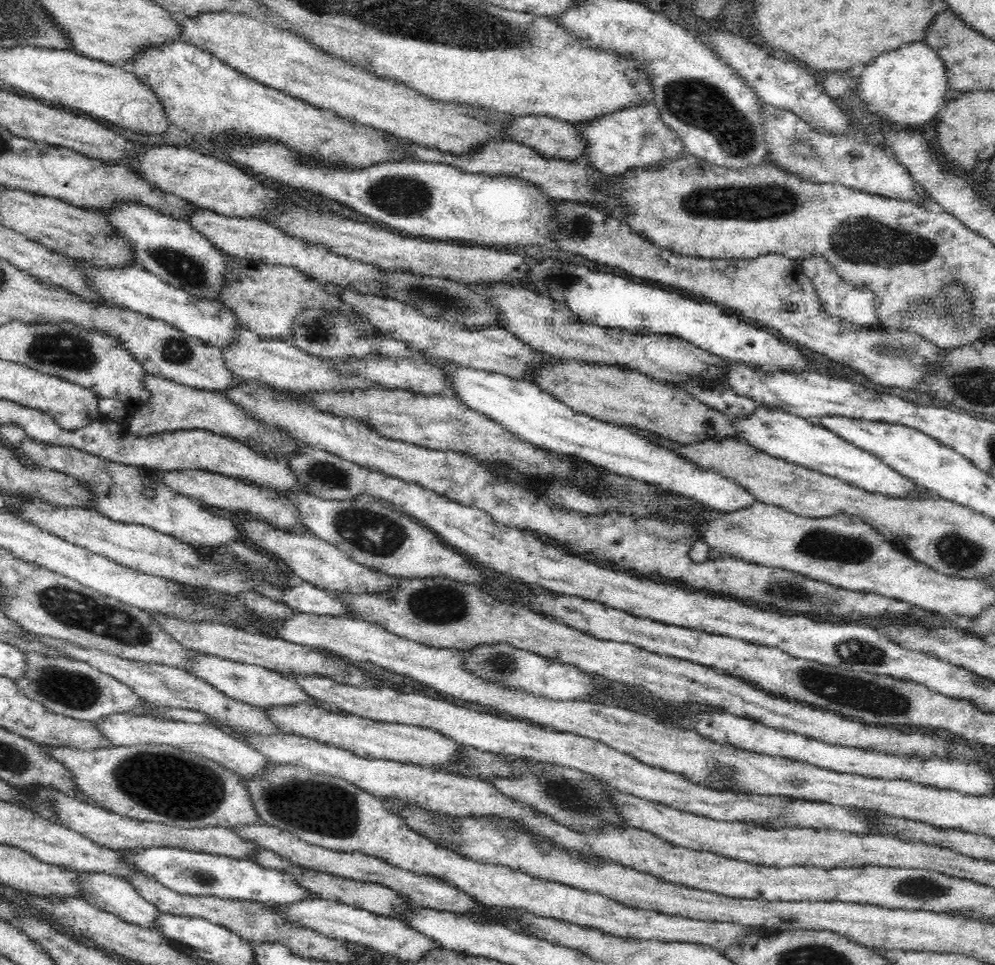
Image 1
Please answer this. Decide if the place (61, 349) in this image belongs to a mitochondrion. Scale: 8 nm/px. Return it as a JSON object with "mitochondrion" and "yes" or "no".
{"mitochondrion":"yes"}

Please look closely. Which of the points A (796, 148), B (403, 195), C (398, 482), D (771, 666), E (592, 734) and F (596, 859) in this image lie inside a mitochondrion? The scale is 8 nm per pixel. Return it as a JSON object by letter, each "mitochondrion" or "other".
{"A":"mitochondrion","B":"mitochondrion","C":"other","D":"other","E":"other","F":"other"}

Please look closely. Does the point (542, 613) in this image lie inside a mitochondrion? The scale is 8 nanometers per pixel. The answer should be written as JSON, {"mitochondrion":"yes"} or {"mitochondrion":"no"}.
{"mitochondrion":"no"}

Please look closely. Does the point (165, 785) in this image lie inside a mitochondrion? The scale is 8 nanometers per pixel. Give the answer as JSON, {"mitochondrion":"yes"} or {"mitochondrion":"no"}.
{"mitochondrion":"yes"}

